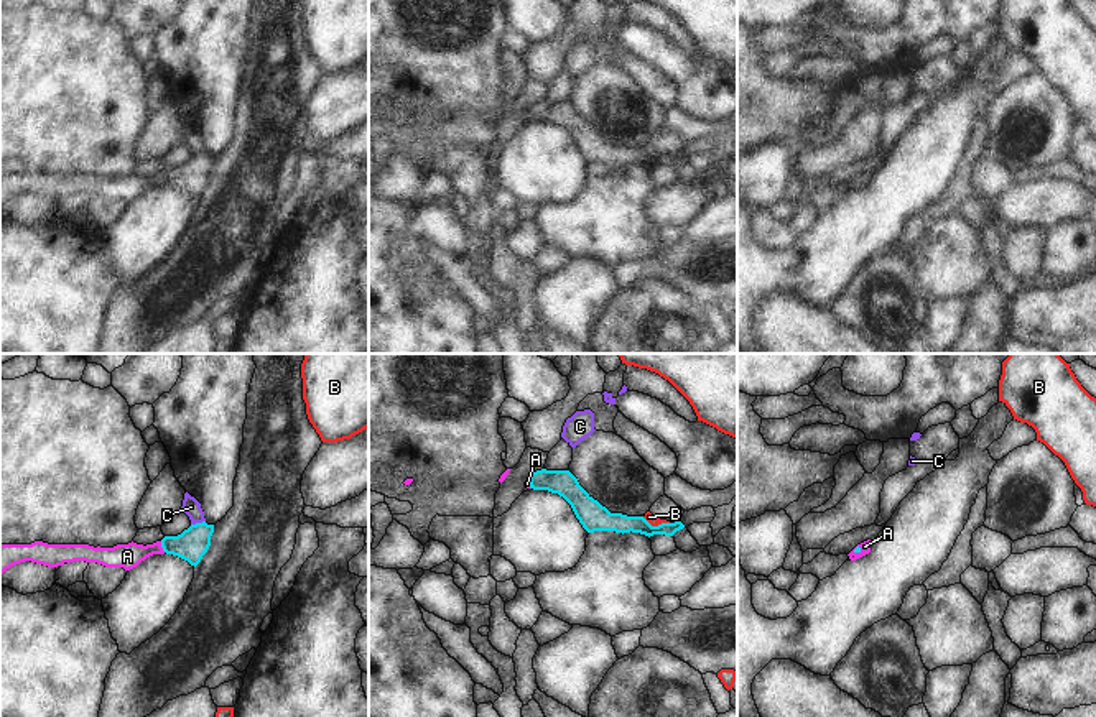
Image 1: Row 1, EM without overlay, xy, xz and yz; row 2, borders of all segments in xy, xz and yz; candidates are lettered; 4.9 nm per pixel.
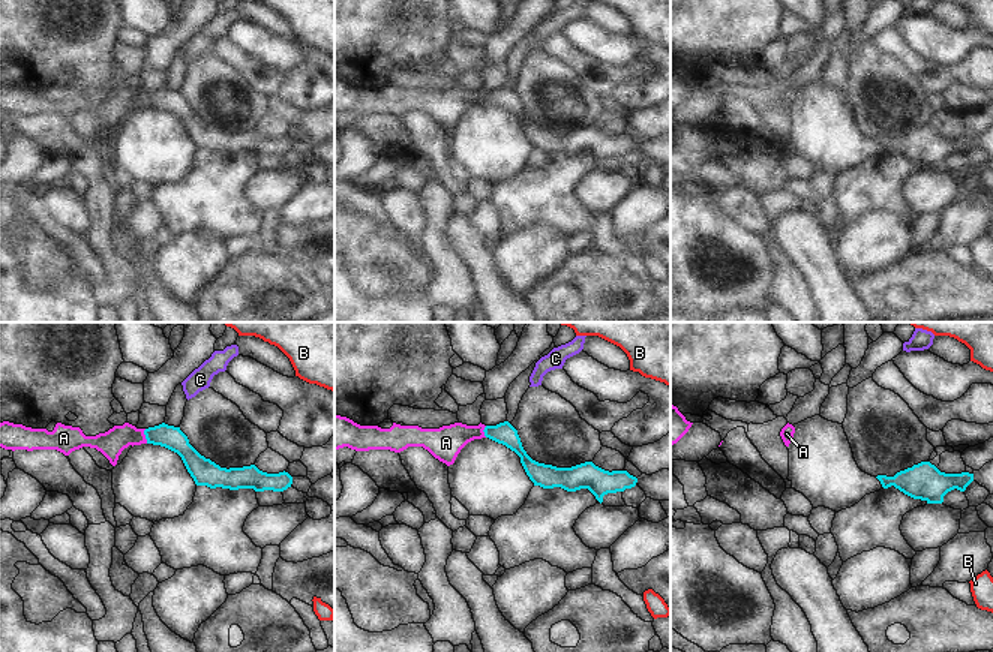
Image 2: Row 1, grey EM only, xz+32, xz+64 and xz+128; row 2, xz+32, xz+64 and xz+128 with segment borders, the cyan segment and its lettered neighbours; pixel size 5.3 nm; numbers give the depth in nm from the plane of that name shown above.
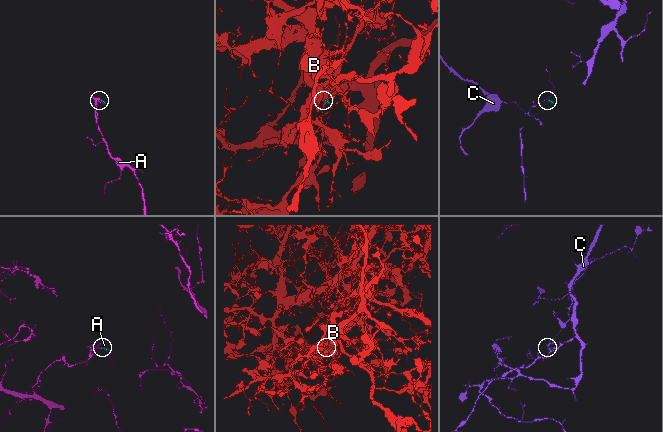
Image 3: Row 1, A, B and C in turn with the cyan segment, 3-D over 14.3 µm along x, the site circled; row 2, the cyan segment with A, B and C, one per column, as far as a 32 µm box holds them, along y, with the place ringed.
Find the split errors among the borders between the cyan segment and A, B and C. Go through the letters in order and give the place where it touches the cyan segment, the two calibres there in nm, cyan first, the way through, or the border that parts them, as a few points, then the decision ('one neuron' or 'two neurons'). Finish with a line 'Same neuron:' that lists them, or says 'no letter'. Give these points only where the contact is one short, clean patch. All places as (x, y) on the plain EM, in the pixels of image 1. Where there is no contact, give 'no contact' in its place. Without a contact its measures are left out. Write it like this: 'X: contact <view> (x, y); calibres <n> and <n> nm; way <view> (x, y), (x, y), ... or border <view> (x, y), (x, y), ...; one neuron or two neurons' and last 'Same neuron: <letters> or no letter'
A: contact xy (162, 178); calibres 160 and 120 nm; way xy (191, 176), (162, 178), (127, 188); one neuron
B: contact xz (655, 158); calibres 100 and 50 nm; border xz (642, 148), (652, 157), (668, 155); two neurons
C: contact xy (198, 155); calibres 160 and 90 nm; border xy (204, 152), (191, 157); two neurons
Same neuron: A

